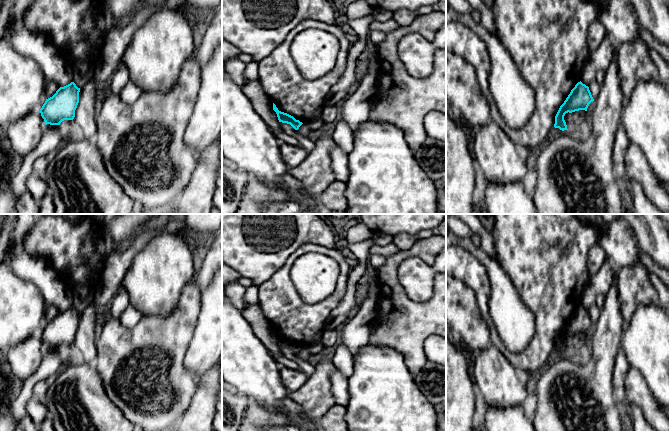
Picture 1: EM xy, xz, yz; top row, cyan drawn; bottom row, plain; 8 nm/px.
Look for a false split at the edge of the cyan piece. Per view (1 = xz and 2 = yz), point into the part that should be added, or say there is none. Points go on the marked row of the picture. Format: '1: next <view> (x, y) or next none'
1: next none
2: next none

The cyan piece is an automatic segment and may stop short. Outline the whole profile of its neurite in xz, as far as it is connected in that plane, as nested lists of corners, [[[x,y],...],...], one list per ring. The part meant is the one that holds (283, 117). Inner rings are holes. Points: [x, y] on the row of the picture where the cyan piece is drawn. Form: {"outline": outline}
{"outline": [[[274,103],[273,110],[276,112],[279,122],[290,124],[295,130],[298,130],[299,127],[303,124],[299,120],[296,120],[293,116],[279,111]]]}

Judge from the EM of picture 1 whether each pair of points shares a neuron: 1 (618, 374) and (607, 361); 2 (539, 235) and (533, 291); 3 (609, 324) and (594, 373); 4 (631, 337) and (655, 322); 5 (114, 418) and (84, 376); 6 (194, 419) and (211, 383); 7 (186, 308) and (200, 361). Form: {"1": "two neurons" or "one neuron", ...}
{"1": "two neurons", "2": "one neuron", "3": "one neuron", "4": "one neuron", "5": "one neuron", "6": "one neuron", "7": "two neurons"}

